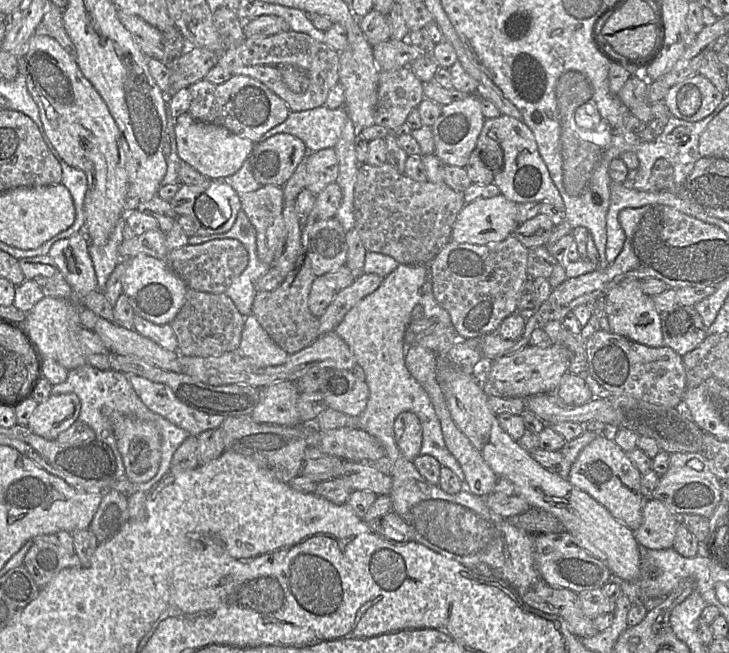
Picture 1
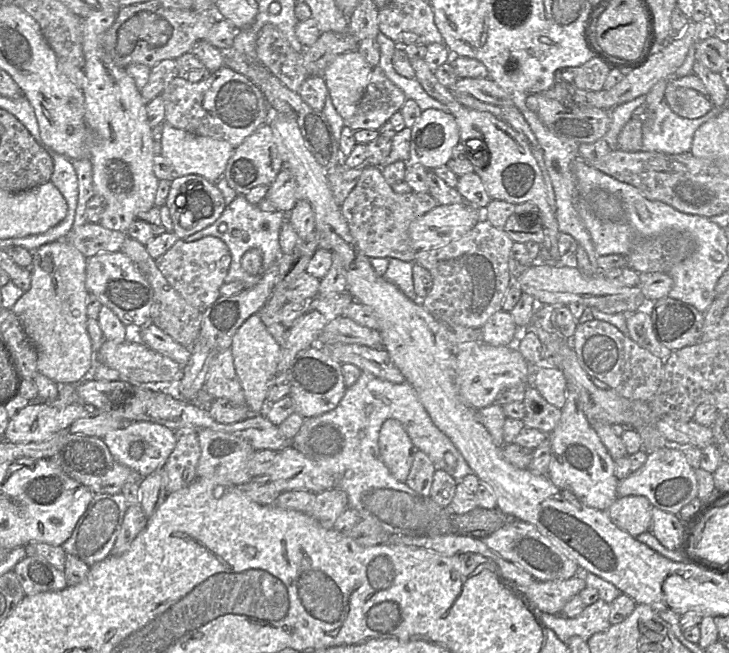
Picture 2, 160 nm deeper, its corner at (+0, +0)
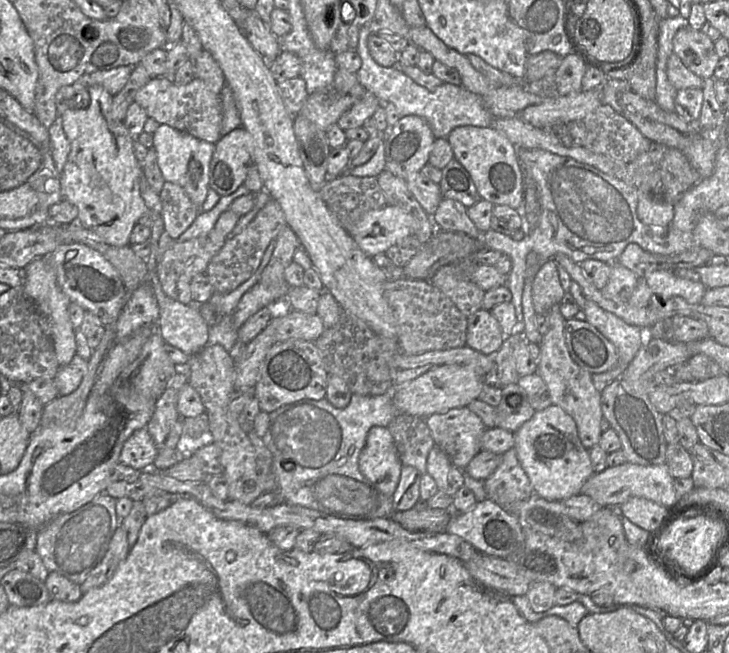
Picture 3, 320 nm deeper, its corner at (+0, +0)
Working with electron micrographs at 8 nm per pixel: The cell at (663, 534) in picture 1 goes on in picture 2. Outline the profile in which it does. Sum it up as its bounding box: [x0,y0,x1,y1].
[605,496,654,537]

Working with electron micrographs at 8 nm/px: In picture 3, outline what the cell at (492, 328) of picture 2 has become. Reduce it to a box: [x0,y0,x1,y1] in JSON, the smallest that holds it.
[466,308,505,356]

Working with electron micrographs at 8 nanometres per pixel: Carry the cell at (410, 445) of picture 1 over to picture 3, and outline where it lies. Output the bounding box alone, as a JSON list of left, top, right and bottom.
[358,427,402,496]

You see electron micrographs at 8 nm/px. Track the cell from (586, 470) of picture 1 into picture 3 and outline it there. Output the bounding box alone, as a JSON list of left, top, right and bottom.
[514,404,595,501]

